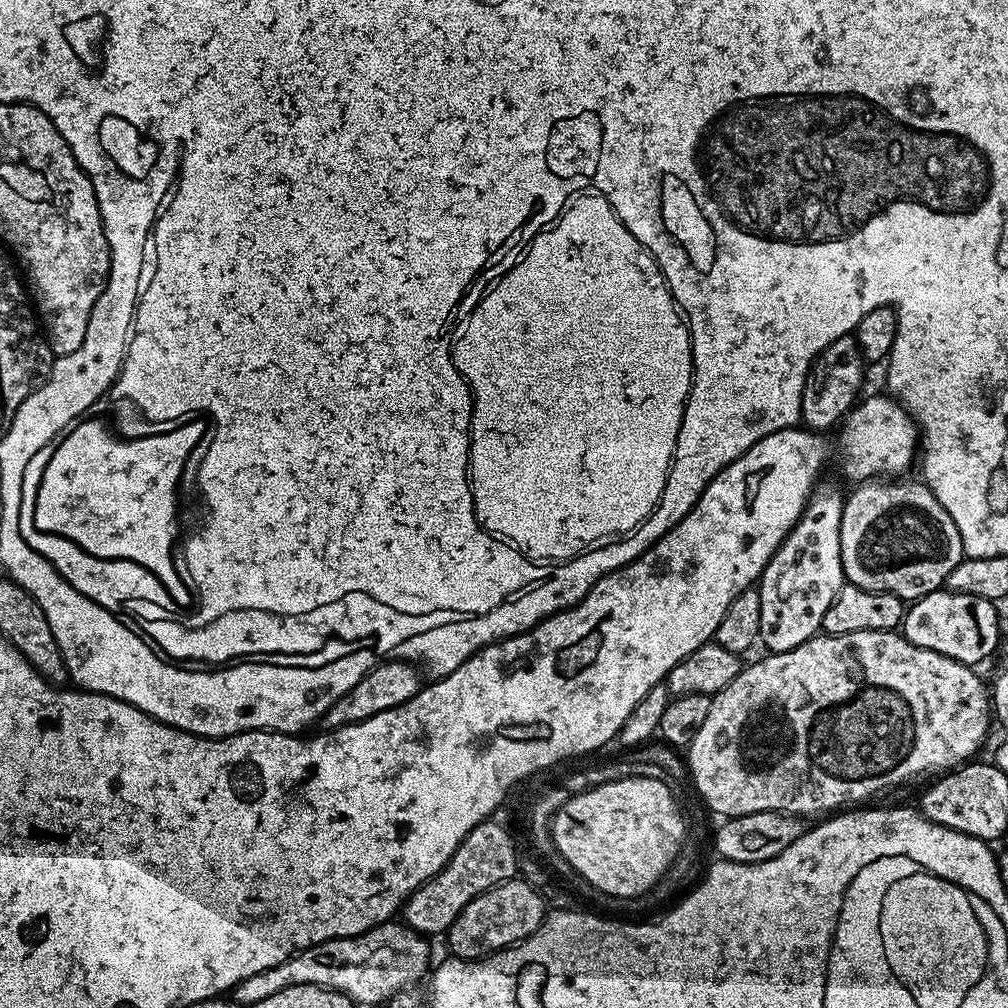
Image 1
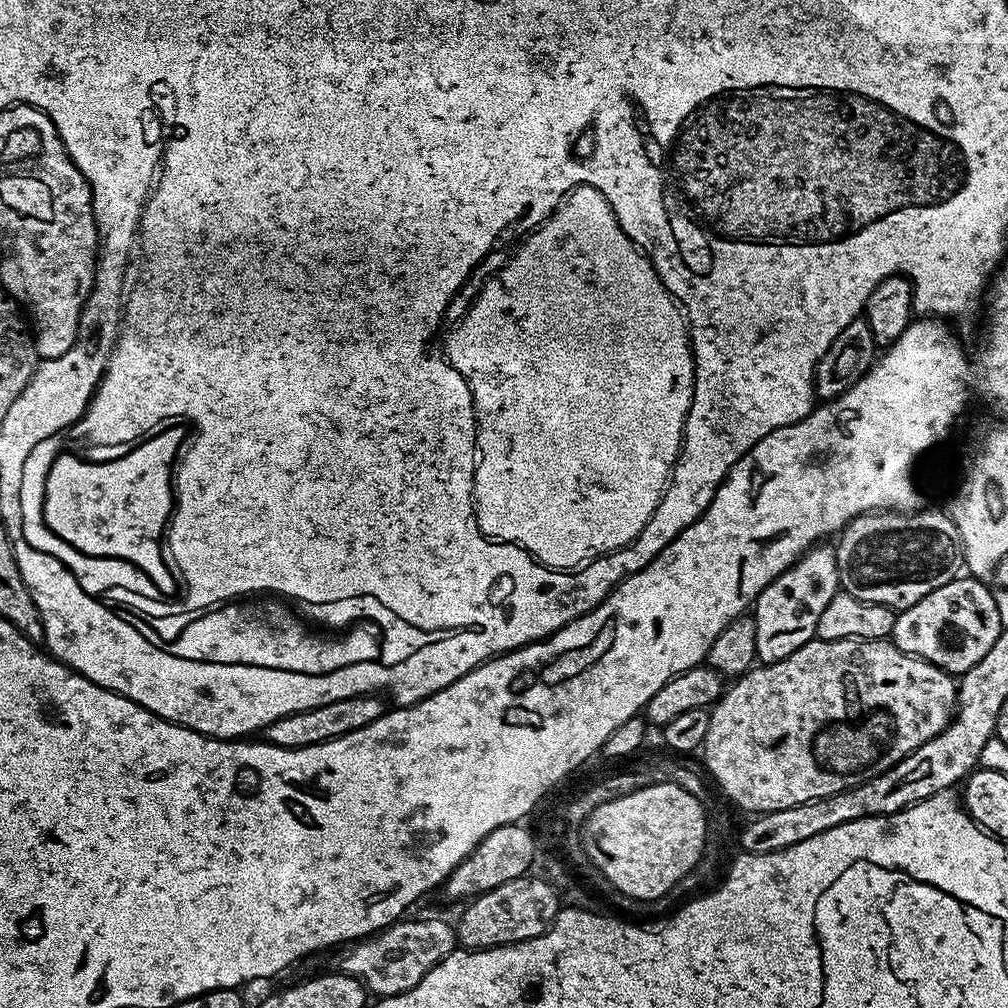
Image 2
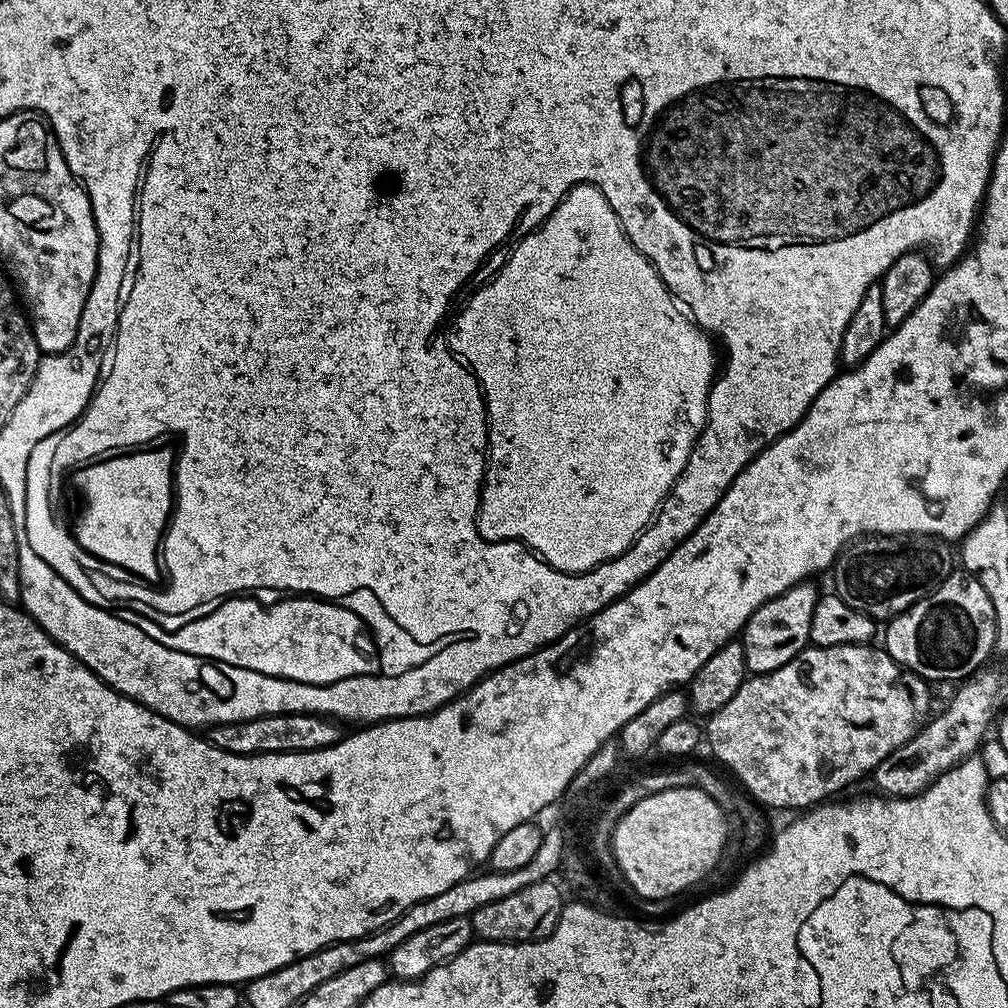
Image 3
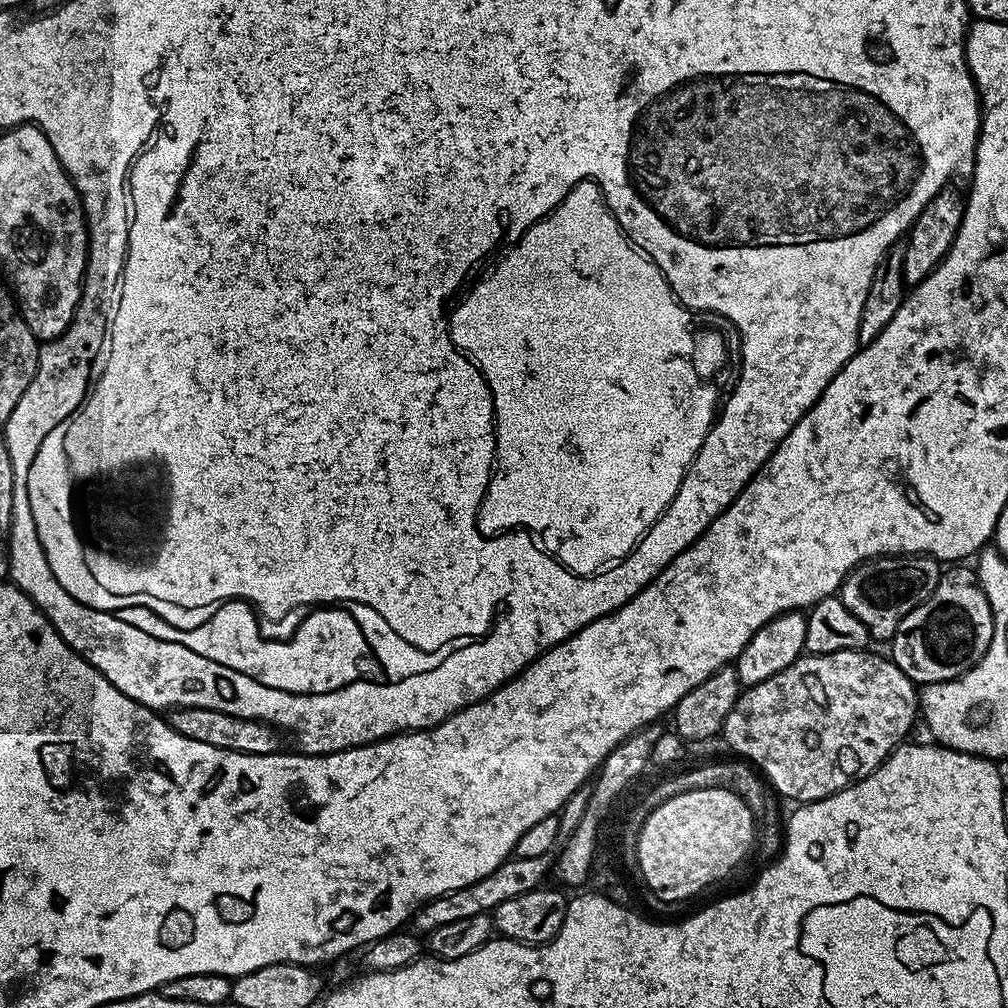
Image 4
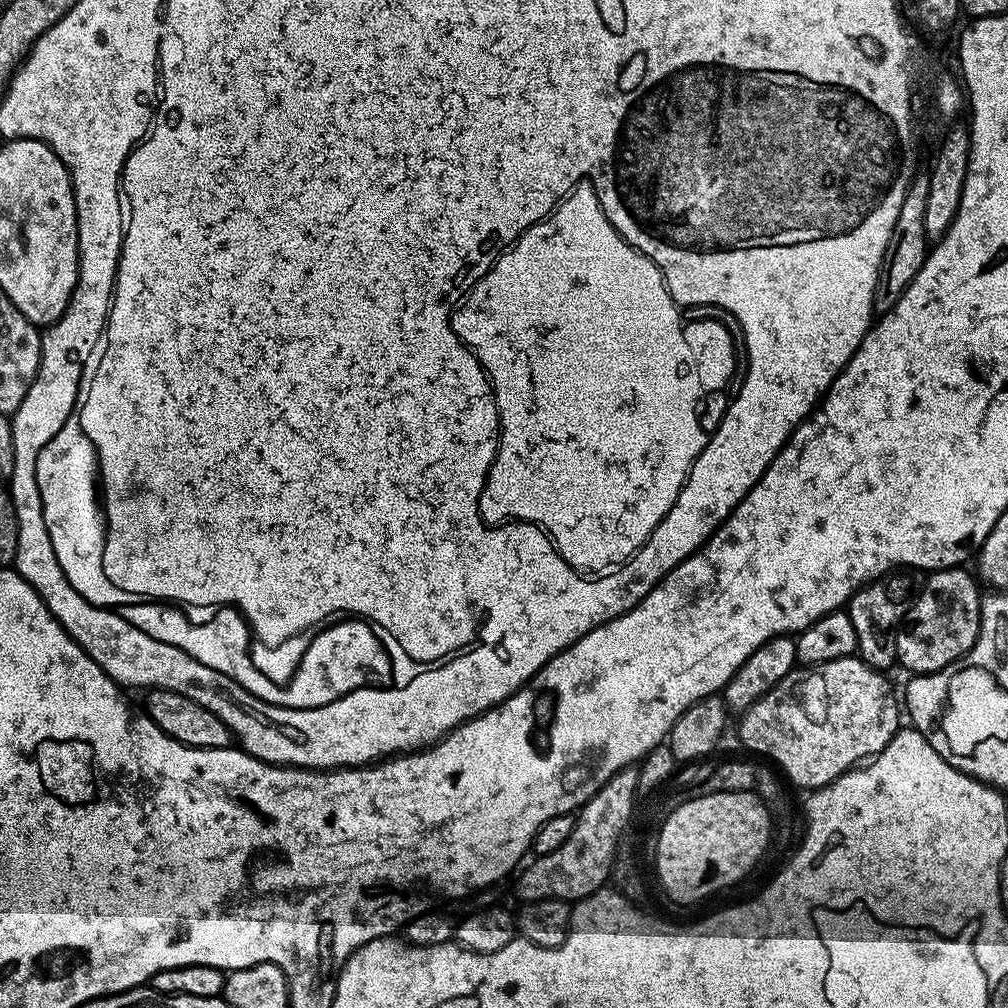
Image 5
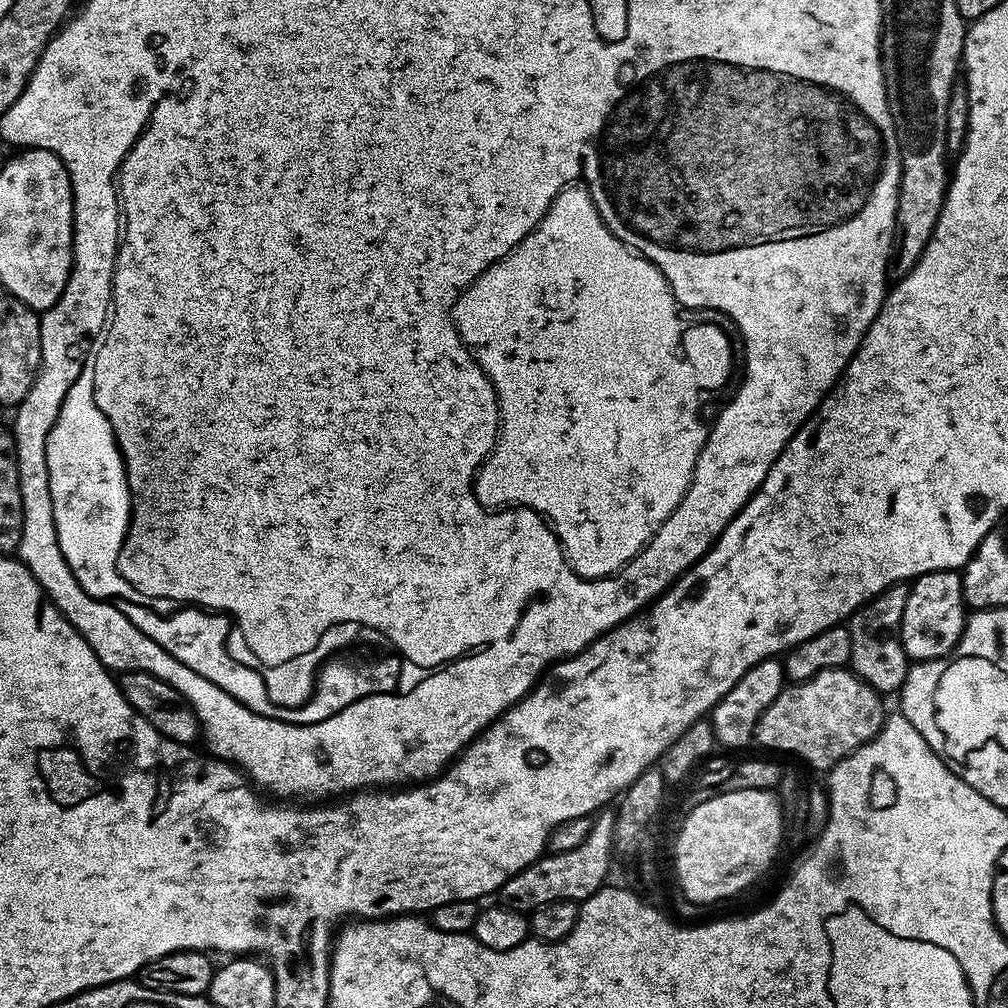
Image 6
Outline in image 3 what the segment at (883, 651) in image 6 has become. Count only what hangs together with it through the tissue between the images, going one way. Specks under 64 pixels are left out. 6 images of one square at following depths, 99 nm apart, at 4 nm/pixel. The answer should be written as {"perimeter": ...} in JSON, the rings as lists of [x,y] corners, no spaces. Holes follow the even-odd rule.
{"perimeter":[[[861,536],[852,541],[851,544],[846,544],[840,555],[836,557],[835,564],[830,569],[830,577],[836,583],[834,588],[835,595],[842,598],[842,602],[846,602],[846,606],[850,606],[854,610],[858,610],[862,614],[866,614],[871,620],[877,622],[887,622],[892,619],[893,616],[899,614],[899,612],[905,612],[909,606],[918,603],[922,597],[927,596],[933,588],[937,588],[945,578],[952,575],[954,571],[954,548],[947,540],[940,540],[937,536]]]}

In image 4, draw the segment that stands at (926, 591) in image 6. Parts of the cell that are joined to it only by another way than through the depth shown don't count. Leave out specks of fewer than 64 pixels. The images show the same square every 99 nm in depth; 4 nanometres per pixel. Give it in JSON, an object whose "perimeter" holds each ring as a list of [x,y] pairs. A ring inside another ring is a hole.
{"perimeter":[[[952,566],[952,568],[941,575],[938,586],[902,622],[898,622],[898,630],[892,636],[890,641],[890,658],[911,678],[912,683],[917,686],[927,686],[929,684],[941,684],[947,680],[958,678],[964,672],[973,668],[979,660],[984,657],[986,650],[990,646],[990,638],[994,634],[994,618],[990,610],[990,602],[986,594],[980,588],[980,580],[976,577],[975,571],[968,566]]]}

